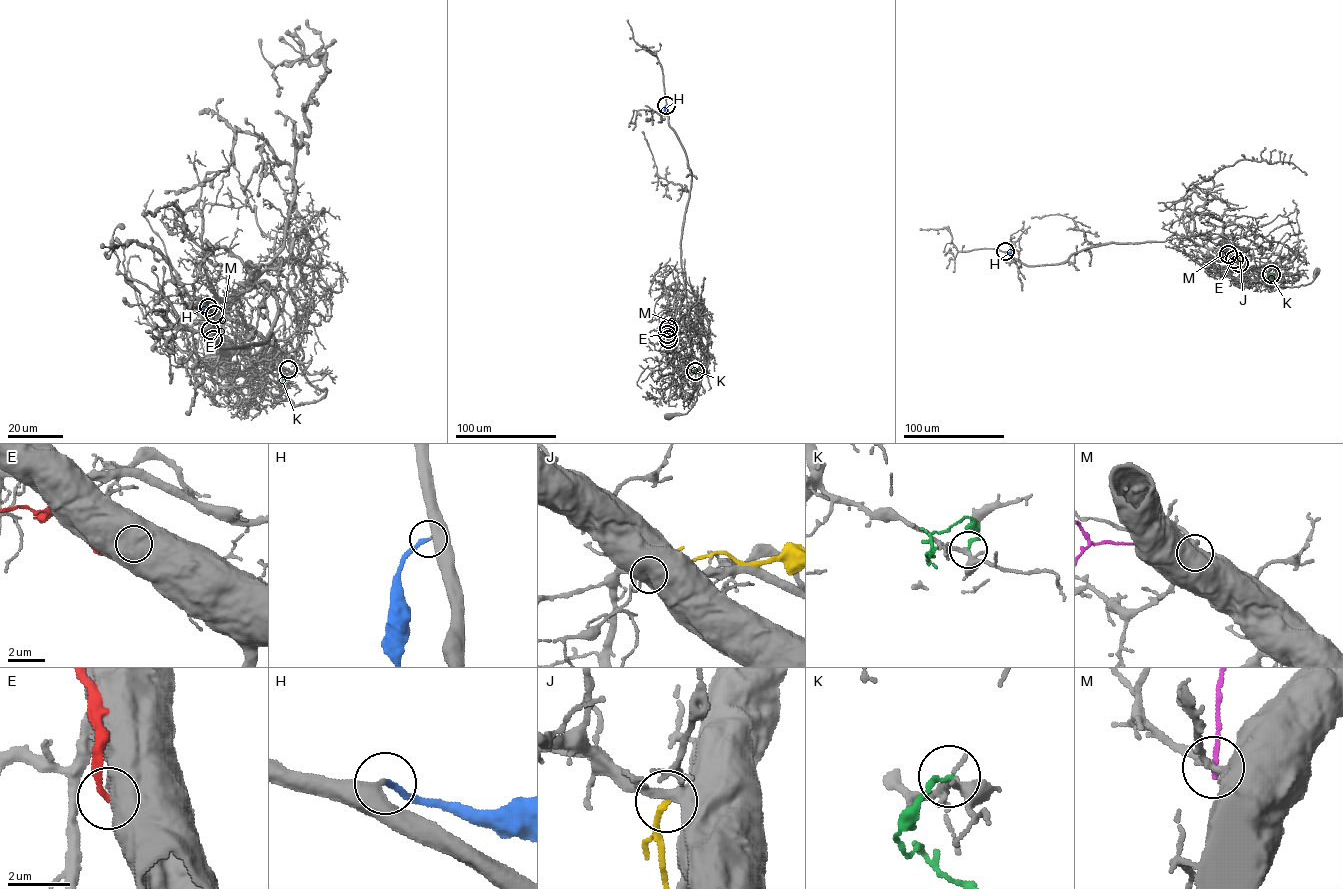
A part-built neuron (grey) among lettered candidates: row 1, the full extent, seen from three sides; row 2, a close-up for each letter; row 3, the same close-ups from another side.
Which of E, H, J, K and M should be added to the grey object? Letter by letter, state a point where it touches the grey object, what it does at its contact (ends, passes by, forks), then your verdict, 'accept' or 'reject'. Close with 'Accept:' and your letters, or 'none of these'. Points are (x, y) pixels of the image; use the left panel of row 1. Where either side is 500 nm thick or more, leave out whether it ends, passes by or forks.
E: (213, 339) | reject
H: (208, 307) | it ends | accept
J: (210, 330) | it ends | reject
K: (288, 369) | it ends | reject
M: (214, 314) | it ends | reject
Accept: H

